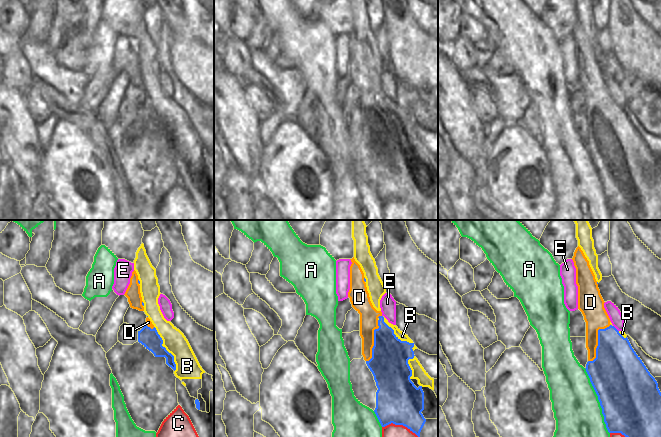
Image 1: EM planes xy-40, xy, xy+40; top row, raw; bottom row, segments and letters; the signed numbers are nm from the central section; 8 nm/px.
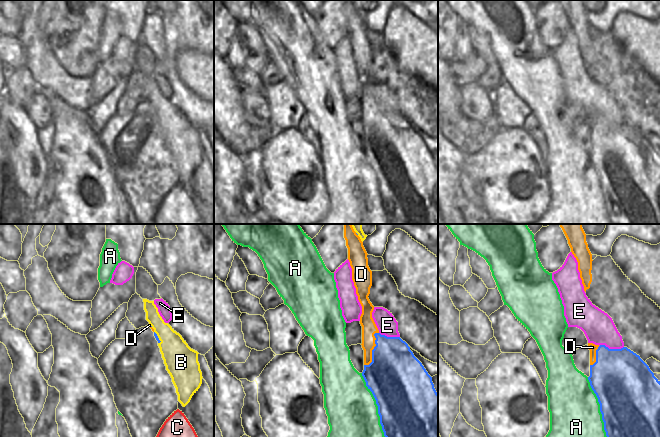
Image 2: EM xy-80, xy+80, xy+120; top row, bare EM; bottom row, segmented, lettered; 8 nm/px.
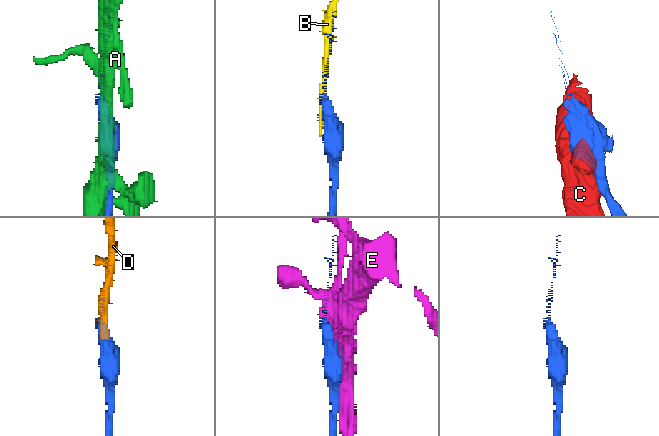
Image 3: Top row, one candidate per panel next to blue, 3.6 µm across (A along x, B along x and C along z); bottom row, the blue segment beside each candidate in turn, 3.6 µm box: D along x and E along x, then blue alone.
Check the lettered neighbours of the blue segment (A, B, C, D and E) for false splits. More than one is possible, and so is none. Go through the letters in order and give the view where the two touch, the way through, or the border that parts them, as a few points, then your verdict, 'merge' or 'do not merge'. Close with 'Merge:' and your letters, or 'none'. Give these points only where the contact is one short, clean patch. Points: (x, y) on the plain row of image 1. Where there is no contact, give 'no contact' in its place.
A: contact in xy+40; do not merge
B: contact in xy-40; do not merge
C: contact in xy; do not merge
D: contact in xy+40; merge
E: contact in xy+40; do not merge
Merge: D

